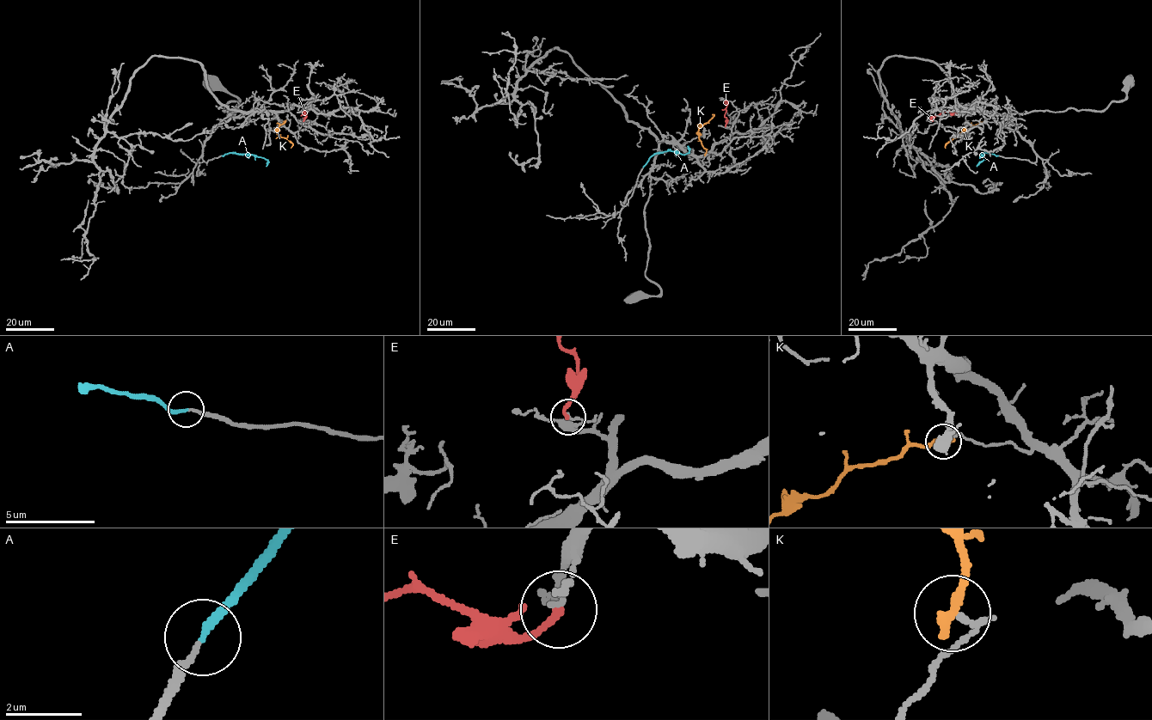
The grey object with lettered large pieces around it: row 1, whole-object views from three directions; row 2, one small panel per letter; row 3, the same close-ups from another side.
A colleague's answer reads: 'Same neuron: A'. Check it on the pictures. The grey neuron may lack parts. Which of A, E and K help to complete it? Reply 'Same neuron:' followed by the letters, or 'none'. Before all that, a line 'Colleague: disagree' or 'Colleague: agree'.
Colleague: agree
Same neuron: A

